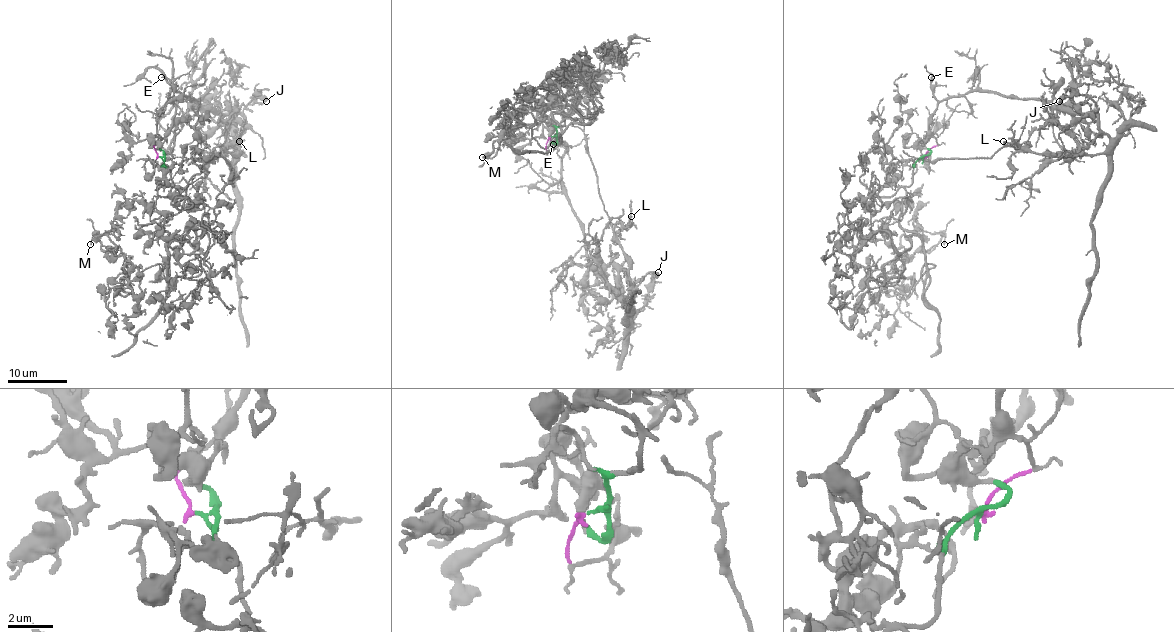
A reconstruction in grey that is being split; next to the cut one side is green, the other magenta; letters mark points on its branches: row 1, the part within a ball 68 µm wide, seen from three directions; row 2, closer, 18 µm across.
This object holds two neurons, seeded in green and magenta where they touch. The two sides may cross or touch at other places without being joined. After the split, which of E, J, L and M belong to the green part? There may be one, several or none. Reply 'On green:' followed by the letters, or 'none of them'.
On green: M

